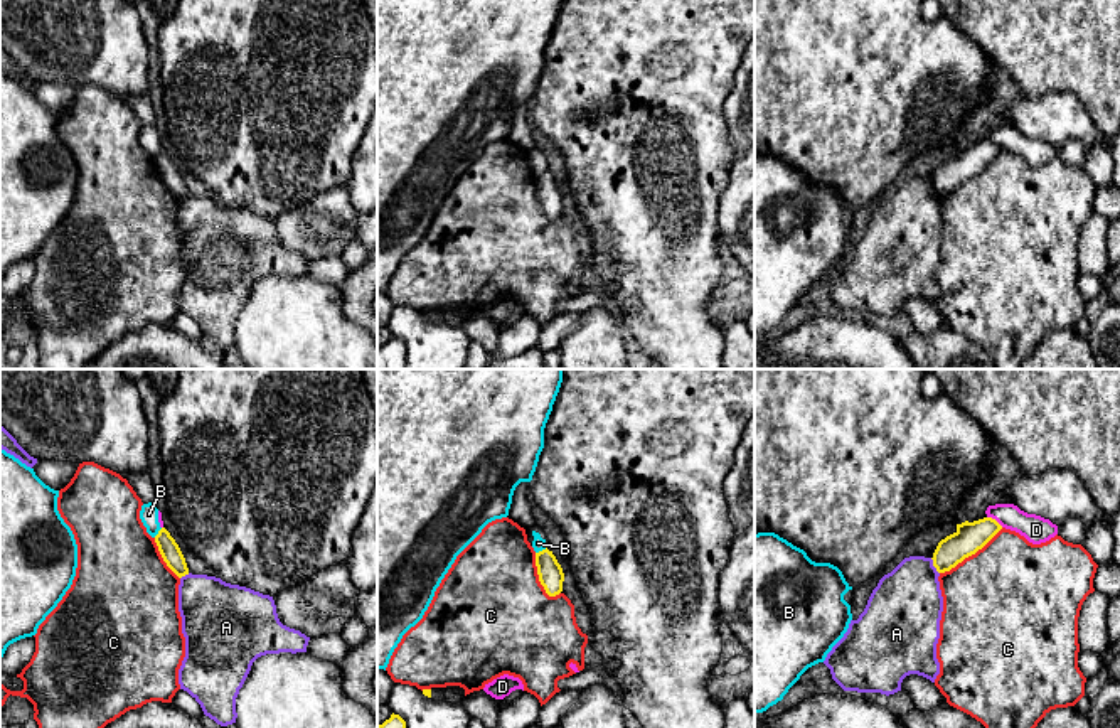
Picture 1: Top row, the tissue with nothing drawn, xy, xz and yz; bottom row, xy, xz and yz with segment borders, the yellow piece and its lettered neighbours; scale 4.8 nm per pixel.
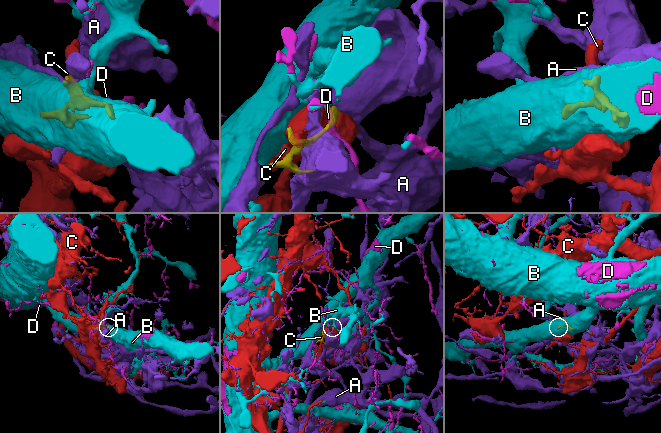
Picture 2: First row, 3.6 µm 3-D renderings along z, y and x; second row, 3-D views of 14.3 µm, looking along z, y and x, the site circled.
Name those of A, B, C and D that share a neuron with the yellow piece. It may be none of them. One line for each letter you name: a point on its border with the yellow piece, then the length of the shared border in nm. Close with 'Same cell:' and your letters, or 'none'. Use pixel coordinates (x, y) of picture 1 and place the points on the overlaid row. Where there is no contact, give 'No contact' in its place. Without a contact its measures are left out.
Same cell: none

